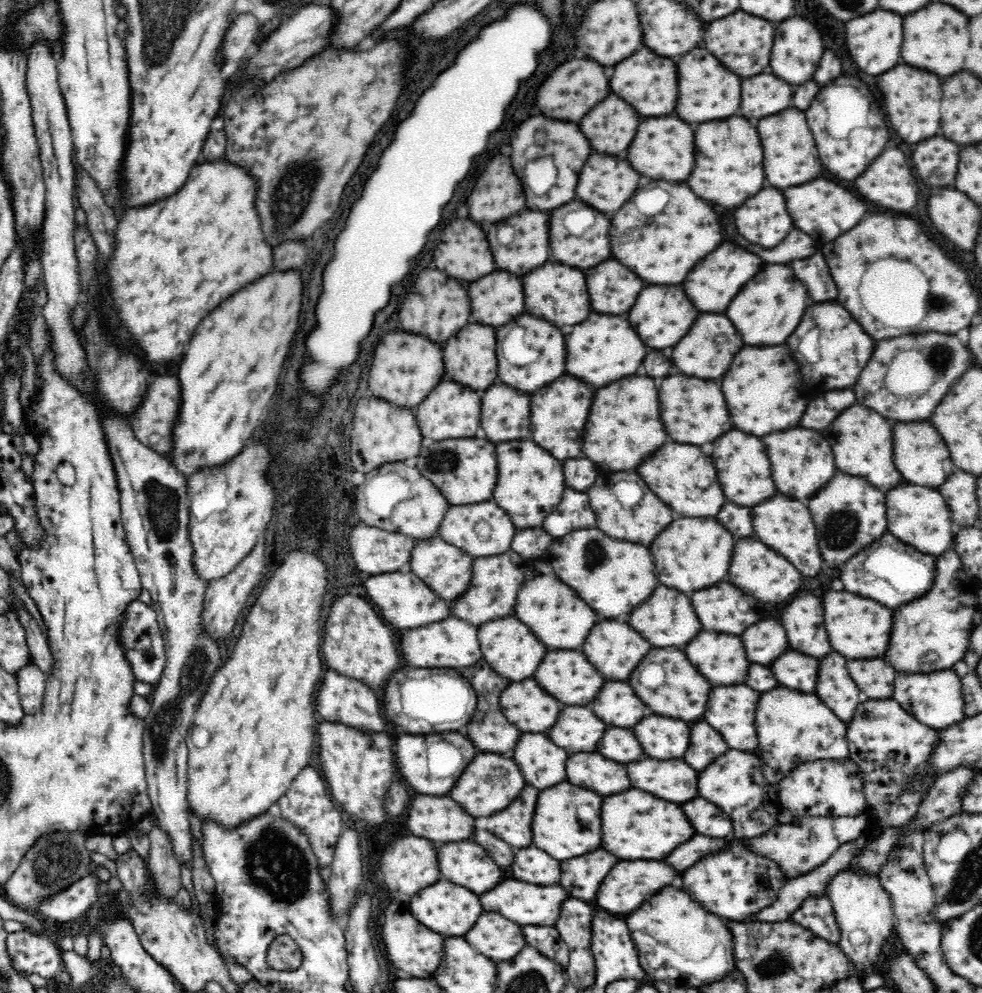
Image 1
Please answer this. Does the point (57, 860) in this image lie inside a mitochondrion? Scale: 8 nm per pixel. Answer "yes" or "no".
yes

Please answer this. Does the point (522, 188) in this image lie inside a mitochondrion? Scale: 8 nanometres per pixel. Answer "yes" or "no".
no

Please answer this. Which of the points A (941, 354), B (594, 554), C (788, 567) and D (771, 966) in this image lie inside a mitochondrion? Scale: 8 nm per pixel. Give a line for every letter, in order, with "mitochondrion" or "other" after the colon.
A: mitochondrion
B: mitochondrion
C: other
D: mitochondrion

